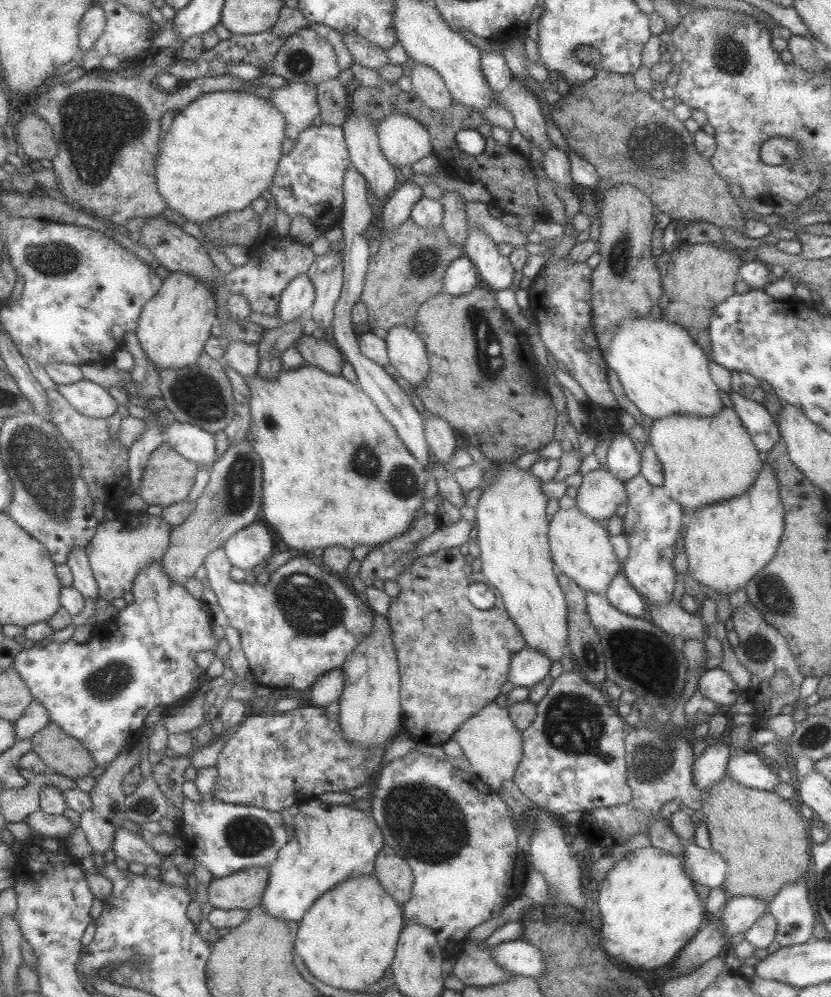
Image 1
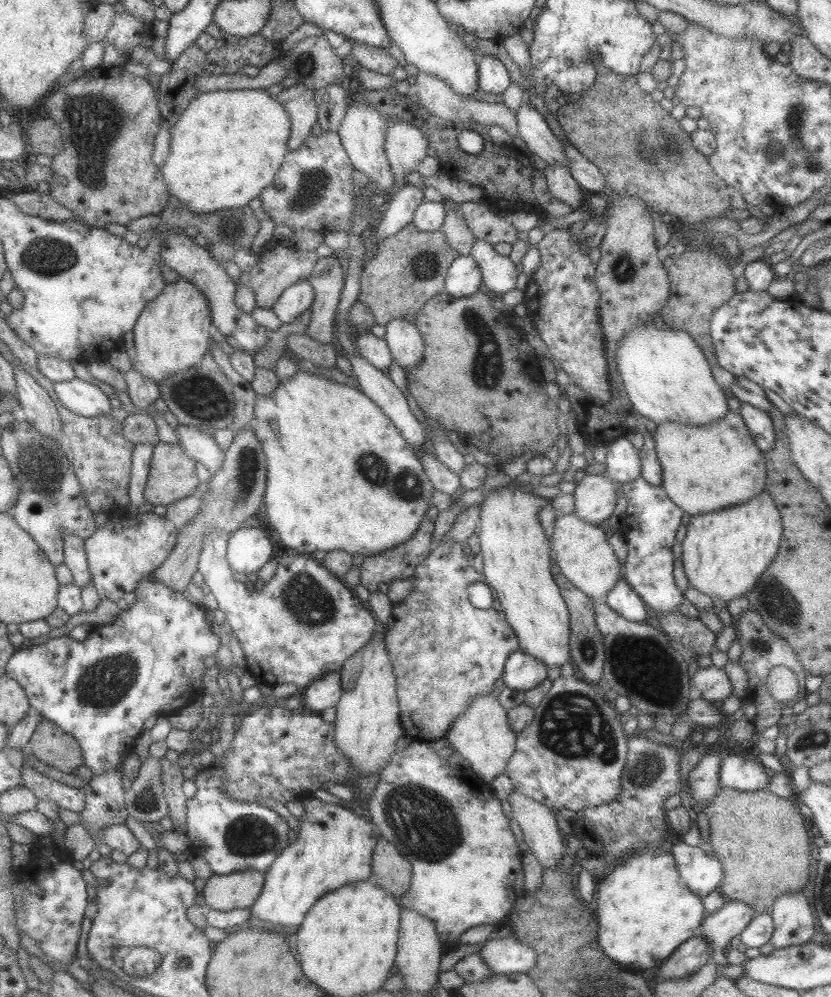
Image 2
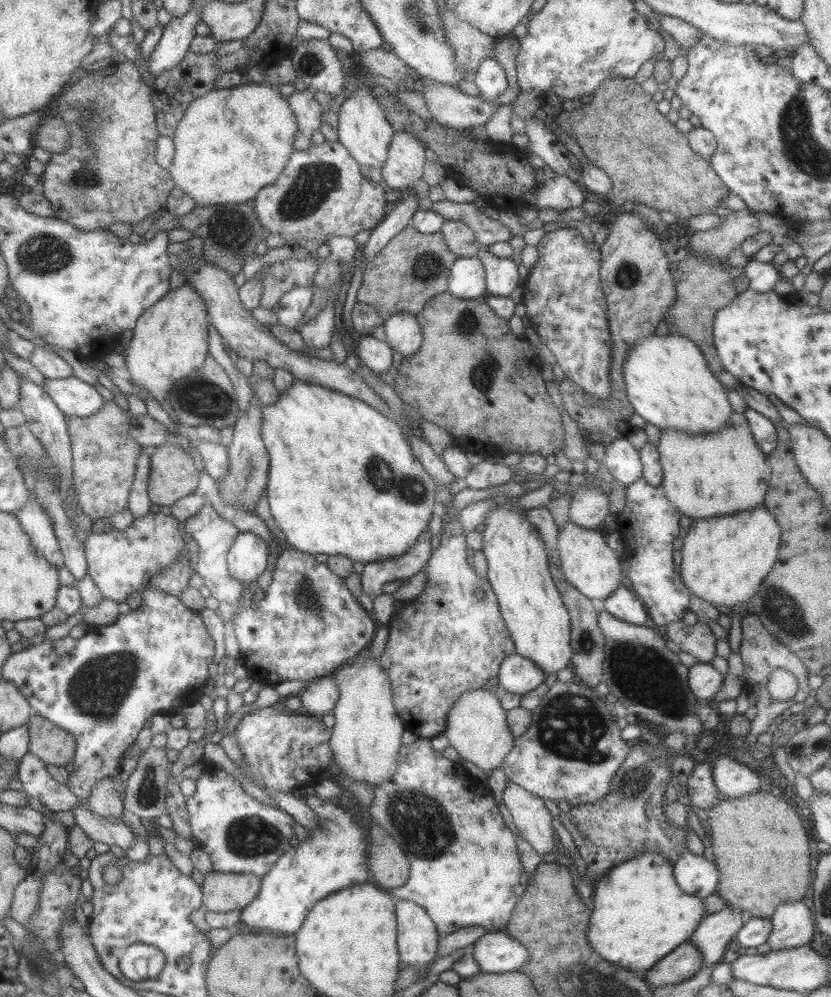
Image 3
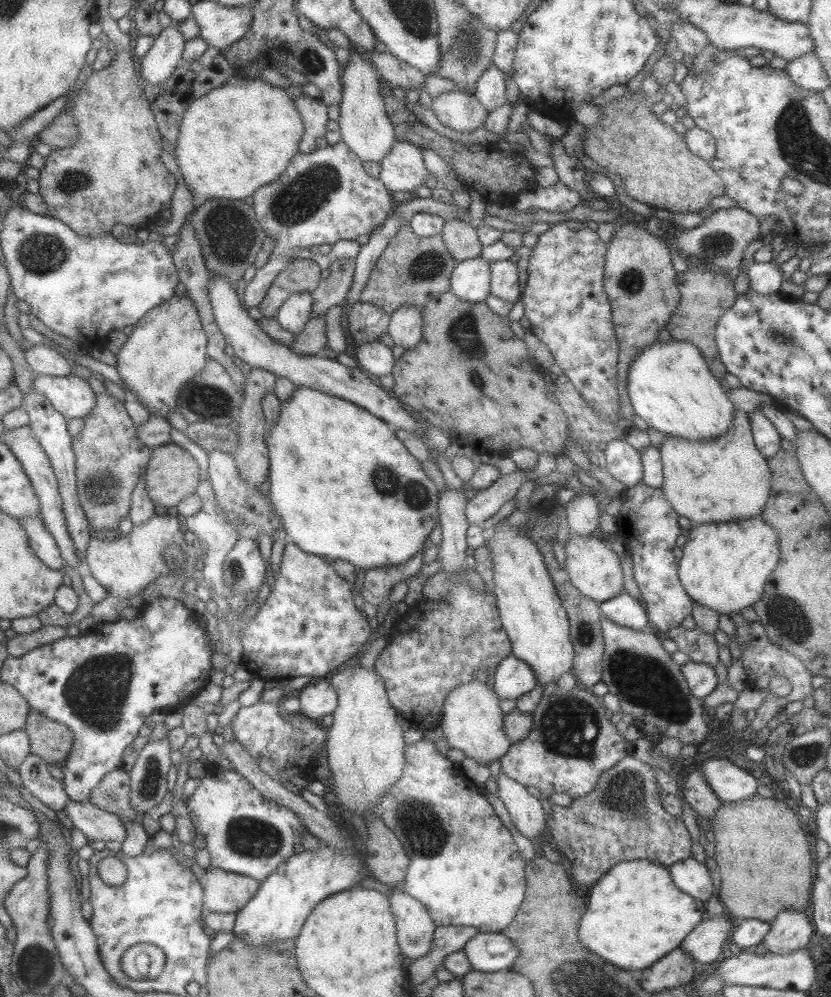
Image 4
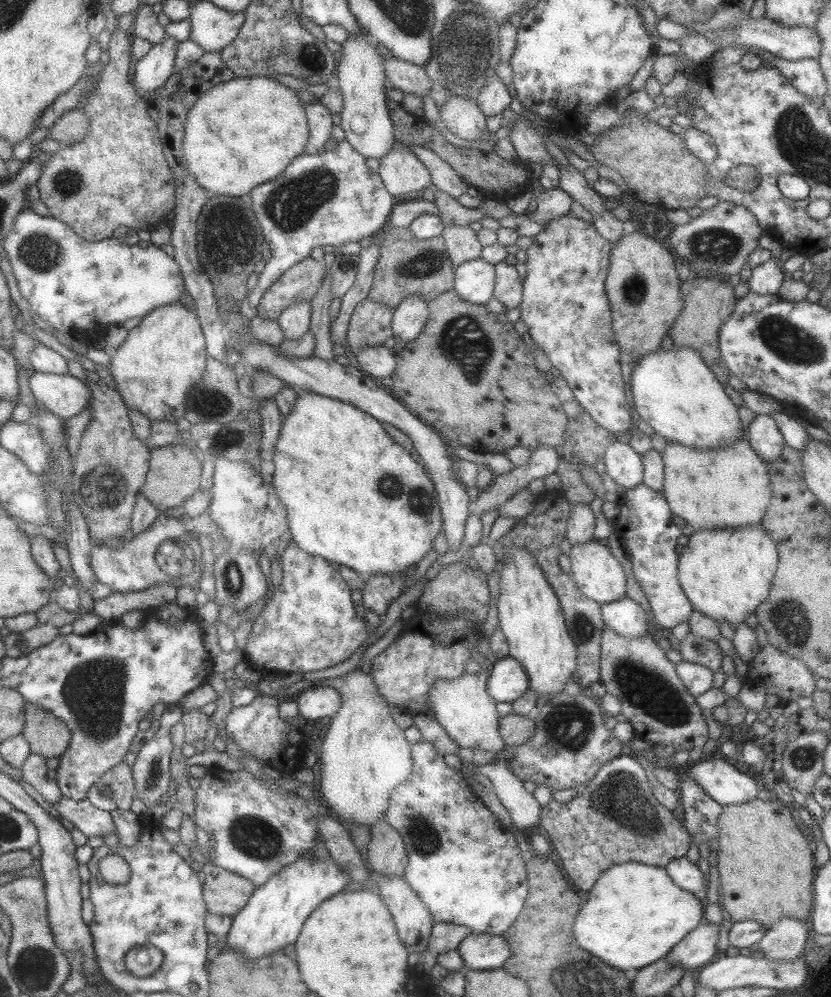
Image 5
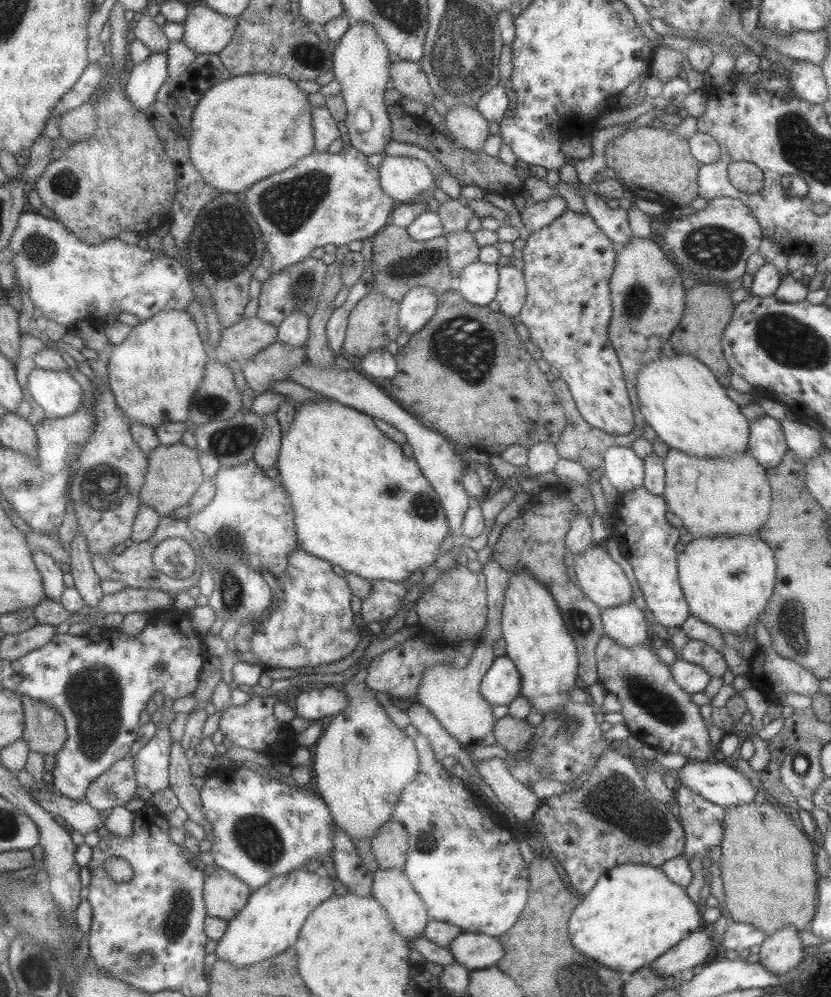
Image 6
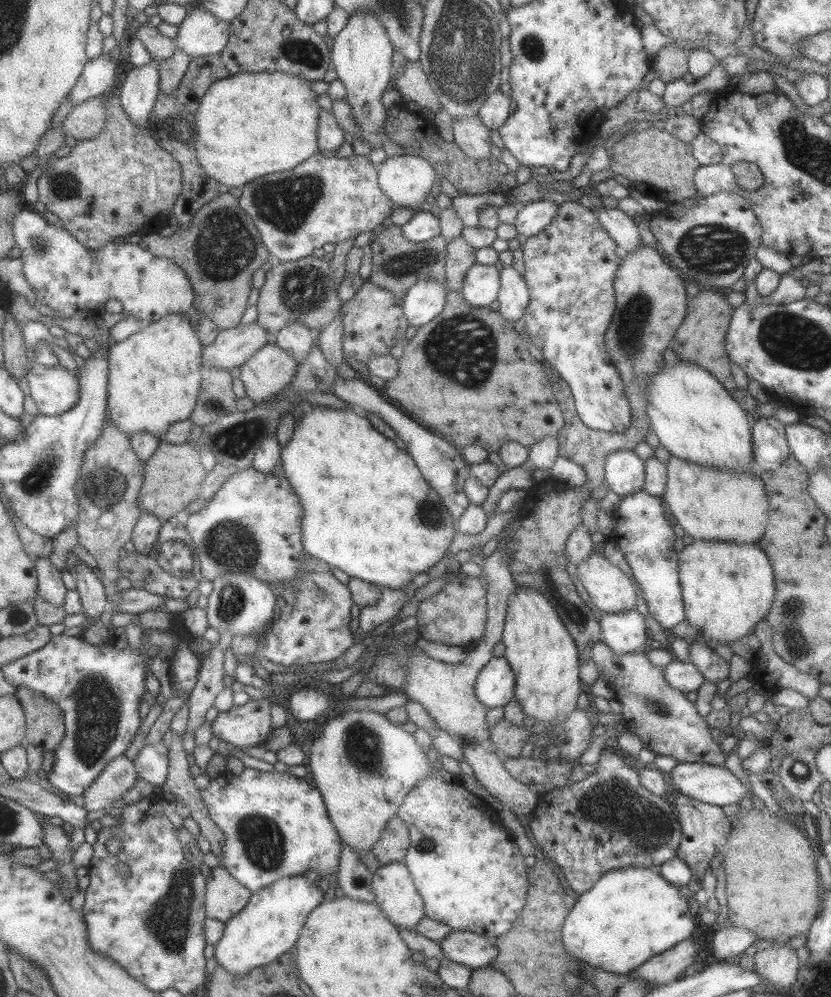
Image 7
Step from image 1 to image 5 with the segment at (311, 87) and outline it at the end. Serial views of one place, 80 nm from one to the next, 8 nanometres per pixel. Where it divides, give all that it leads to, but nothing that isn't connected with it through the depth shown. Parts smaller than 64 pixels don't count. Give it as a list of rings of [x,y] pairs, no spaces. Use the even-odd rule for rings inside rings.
[[[304,103],[304,111],[307,117],[307,139],[304,152],[307,154],[319,154],[325,150],[323,144],[331,137],[331,112],[323,103]]]

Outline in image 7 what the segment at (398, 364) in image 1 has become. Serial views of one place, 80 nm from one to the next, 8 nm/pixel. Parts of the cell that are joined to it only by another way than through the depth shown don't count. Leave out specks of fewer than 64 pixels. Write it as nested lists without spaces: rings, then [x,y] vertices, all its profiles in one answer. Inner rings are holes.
[[[425,277],[412,284],[402,301],[403,314],[411,327],[423,326],[433,320],[446,301],[447,290],[436,280]]]

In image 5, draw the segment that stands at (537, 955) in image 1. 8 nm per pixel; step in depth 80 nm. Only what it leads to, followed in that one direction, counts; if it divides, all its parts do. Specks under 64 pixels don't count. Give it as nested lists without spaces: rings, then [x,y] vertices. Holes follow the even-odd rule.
[[[485,933],[465,936],[456,948],[465,969],[473,970],[499,968],[510,956],[510,950],[503,936]]]

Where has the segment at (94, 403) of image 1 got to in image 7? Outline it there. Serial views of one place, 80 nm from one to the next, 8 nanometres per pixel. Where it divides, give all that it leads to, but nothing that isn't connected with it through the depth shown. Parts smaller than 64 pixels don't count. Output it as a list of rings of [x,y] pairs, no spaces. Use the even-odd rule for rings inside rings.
[[[31,364],[25,377],[39,414],[57,416],[77,404],[79,384],[73,375],[60,366]]]

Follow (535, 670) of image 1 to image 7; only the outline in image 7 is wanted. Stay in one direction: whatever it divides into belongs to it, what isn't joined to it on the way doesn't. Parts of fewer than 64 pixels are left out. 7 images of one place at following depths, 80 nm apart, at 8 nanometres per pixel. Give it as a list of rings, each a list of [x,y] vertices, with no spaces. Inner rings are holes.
[[[491,657],[476,674],[475,698],[489,708],[504,707],[514,698],[514,674],[505,657]]]

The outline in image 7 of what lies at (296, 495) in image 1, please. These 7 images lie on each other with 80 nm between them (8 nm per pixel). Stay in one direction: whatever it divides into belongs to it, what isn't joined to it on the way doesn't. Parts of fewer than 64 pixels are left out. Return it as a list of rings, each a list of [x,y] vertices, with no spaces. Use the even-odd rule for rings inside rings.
[[[313,406],[309,411],[303,411],[301,417],[295,420],[294,431],[287,444],[281,448],[280,462],[283,469],[283,476],[288,480],[293,492],[299,497],[303,507],[301,521],[302,547],[311,557],[328,564],[330,568],[339,568],[350,578],[357,578],[378,587],[385,588],[405,588],[415,576],[427,573],[435,562],[439,562],[447,553],[447,548],[451,544],[453,535],[456,534],[456,523],[449,511],[444,507],[440,496],[423,480],[420,471],[408,456],[407,452],[400,450],[390,438],[379,434],[369,420],[362,413],[353,408],[329,408],[325,406]]]

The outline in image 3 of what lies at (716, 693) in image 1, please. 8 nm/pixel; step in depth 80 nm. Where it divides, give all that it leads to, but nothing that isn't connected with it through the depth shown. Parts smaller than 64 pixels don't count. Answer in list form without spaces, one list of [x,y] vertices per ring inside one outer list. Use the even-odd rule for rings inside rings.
[[[695,663],[688,667],[687,682],[698,701],[710,702],[722,684],[723,676],[710,663]]]

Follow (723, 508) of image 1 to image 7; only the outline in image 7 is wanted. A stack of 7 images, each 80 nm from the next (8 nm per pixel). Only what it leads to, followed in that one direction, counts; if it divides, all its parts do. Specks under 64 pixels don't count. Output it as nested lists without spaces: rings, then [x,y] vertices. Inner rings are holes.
[[[693,540],[689,545],[685,545],[681,551],[678,552],[678,581],[681,587],[681,596],[683,602],[684,621],[690,624],[698,636],[702,638],[701,641],[705,642],[710,648],[710,642],[721,642],[731,643],[743,638],[746,634],[749,634],[754,629],[754,626],[763,619],[769,608],[774,597],[774,576],[772,573],[772,566],[767,558],[767,555],[754,544],[735,544],[734,542],[719,542],[715,540]]]

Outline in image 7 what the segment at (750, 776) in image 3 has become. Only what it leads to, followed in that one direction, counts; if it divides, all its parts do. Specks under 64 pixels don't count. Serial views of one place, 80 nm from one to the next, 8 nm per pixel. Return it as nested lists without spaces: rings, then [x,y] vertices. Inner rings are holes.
[[[698,762],[677,763],[666,774],[666,779],[668,786],[675,786],[681,794],[707,805],[723,807],[733,803],[739,804],[746,795],[746,788],[724,766]]]

